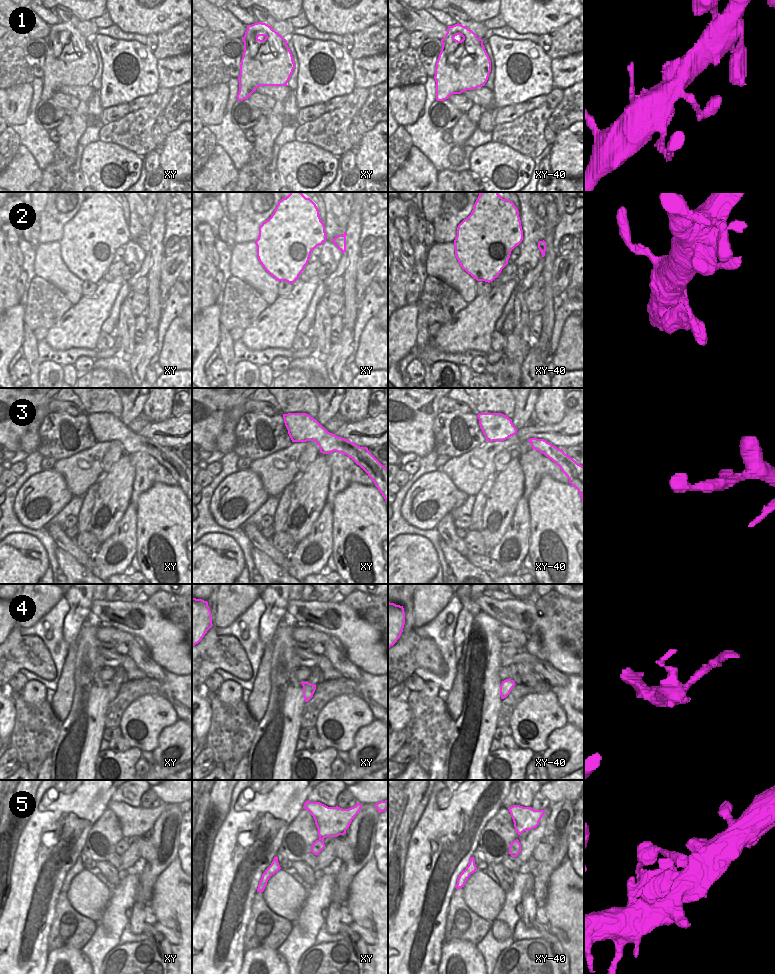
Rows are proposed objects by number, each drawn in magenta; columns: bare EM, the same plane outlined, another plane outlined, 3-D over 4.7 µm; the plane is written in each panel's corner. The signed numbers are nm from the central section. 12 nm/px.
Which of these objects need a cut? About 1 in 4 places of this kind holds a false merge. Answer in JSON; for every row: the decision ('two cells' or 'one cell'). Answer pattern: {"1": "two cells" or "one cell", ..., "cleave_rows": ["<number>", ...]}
{"1": "one cell", "2": "one cell", "3": "one cell", "4": "one cell", "5": "one cell", "cleave_rows": []}

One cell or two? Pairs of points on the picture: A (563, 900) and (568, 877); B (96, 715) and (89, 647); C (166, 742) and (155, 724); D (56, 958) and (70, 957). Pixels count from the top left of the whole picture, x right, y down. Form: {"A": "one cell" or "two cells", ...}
{"A": "one cell", "B": "one cell", "C": "two cells", "D": "one cell"}

